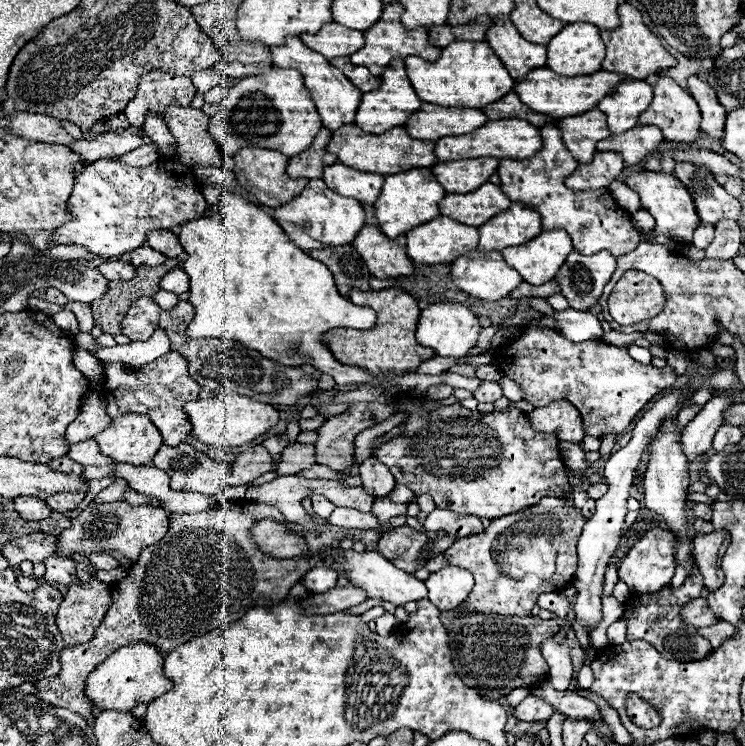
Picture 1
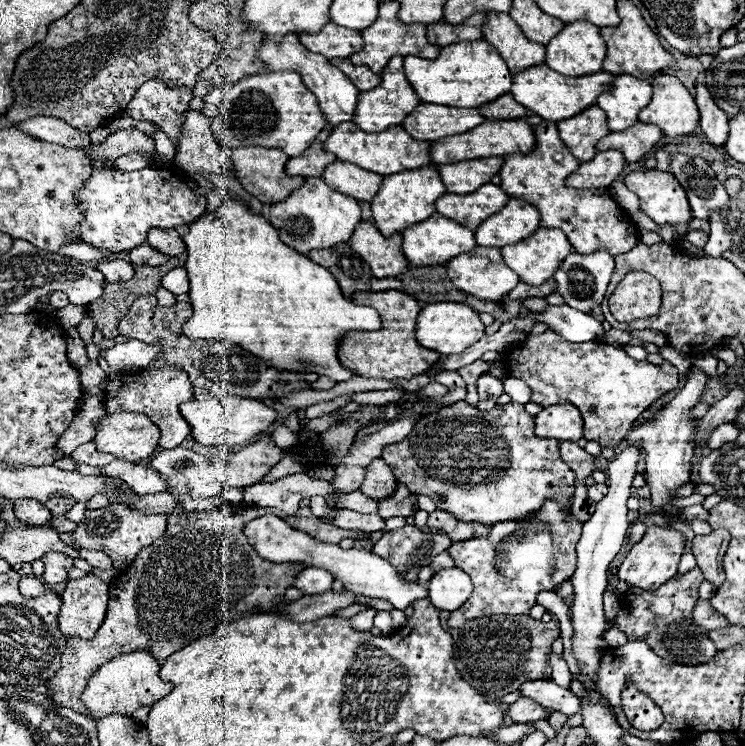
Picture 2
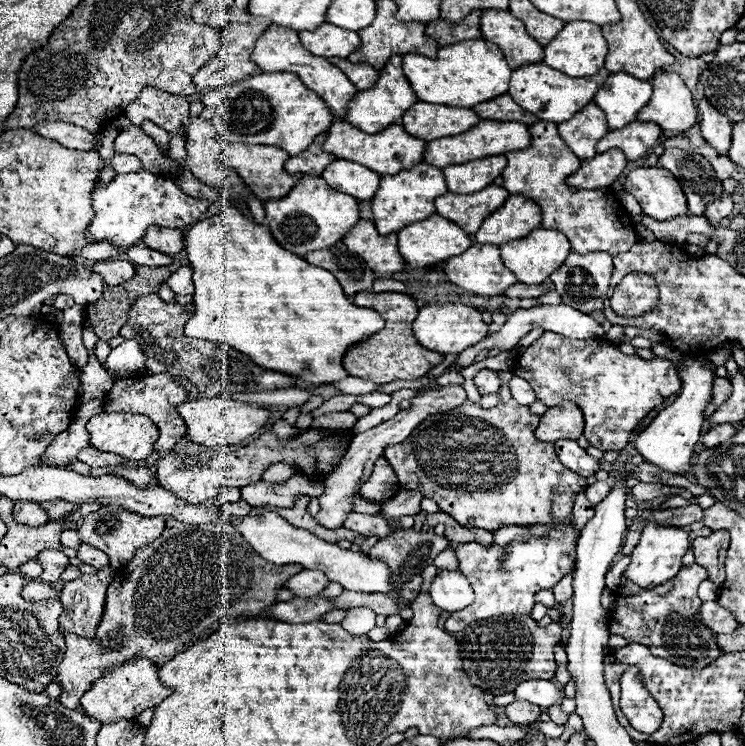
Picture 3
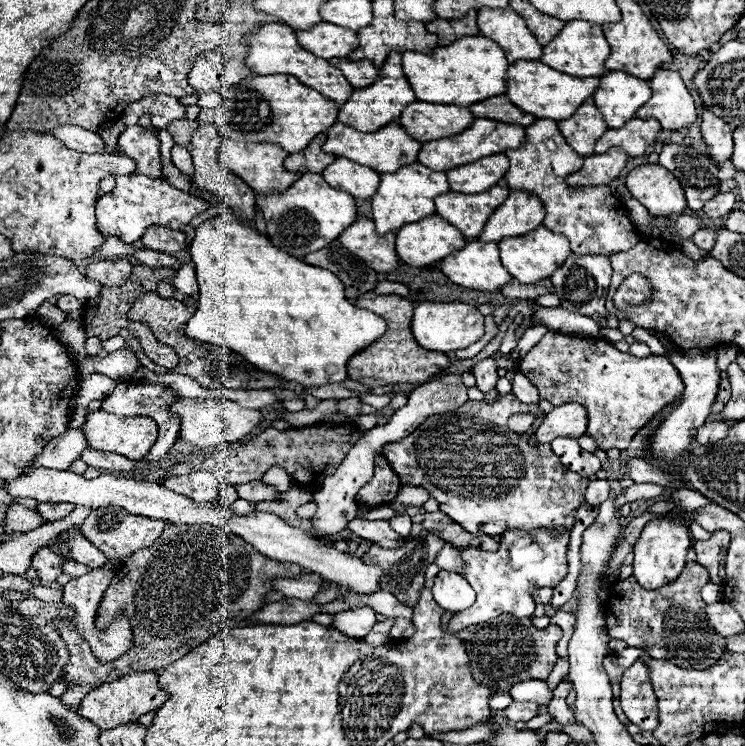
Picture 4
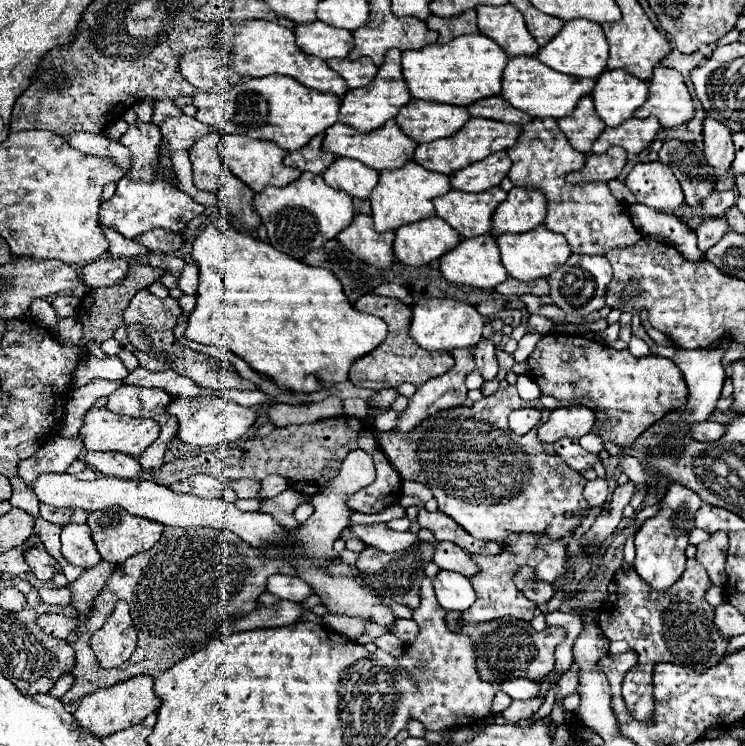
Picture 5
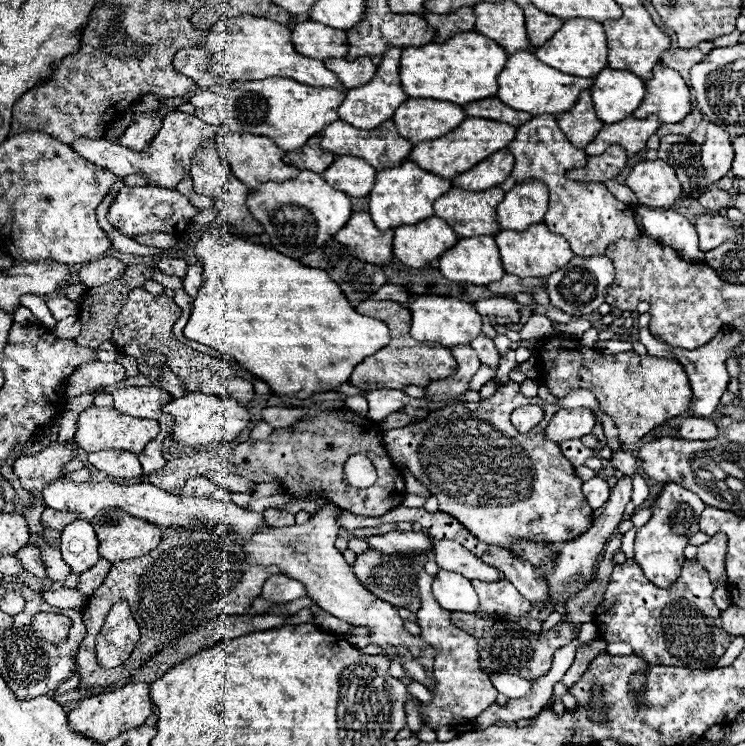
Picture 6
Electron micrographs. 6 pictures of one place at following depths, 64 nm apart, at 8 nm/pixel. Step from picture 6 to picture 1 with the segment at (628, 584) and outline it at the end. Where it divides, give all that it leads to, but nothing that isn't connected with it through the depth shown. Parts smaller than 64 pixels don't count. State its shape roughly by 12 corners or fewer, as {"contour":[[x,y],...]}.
{"contour":[[696,570],[680,588],[630,594],[628,640],[664,658],[702,660],[714,650],[680,620],[704,586]]}

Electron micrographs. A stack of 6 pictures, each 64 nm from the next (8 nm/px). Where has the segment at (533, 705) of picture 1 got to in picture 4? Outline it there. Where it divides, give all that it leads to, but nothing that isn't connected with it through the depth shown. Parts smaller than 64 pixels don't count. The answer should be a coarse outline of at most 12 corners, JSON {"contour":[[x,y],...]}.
{"contour":[[512,702],[504,716],[512,722],[528,722],[538,714],[534,702]]}

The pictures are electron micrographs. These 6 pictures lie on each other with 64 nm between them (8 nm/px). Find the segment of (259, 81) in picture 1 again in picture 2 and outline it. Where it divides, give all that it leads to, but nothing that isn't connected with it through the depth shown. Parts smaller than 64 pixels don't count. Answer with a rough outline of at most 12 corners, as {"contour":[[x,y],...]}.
{"contour":[[298,72],[236,82],[212,120],[228,148],[300,156],[328,120]]}

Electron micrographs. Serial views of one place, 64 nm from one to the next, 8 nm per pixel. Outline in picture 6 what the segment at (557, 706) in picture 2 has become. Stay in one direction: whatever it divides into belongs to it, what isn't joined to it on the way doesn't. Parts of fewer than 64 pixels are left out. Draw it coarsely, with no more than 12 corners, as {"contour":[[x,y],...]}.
{"contour":[[490,674],[506,698],[522,698],[530,682],[514,674]]}

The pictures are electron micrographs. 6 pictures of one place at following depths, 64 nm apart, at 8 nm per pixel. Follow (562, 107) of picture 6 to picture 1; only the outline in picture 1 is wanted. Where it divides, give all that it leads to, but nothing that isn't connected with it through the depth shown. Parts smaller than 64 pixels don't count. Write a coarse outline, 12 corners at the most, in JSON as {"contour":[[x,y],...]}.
{"contour":[[536,68],[514,84],[534,112],[550,118],[596,108],[624,76],[560,76]]}

